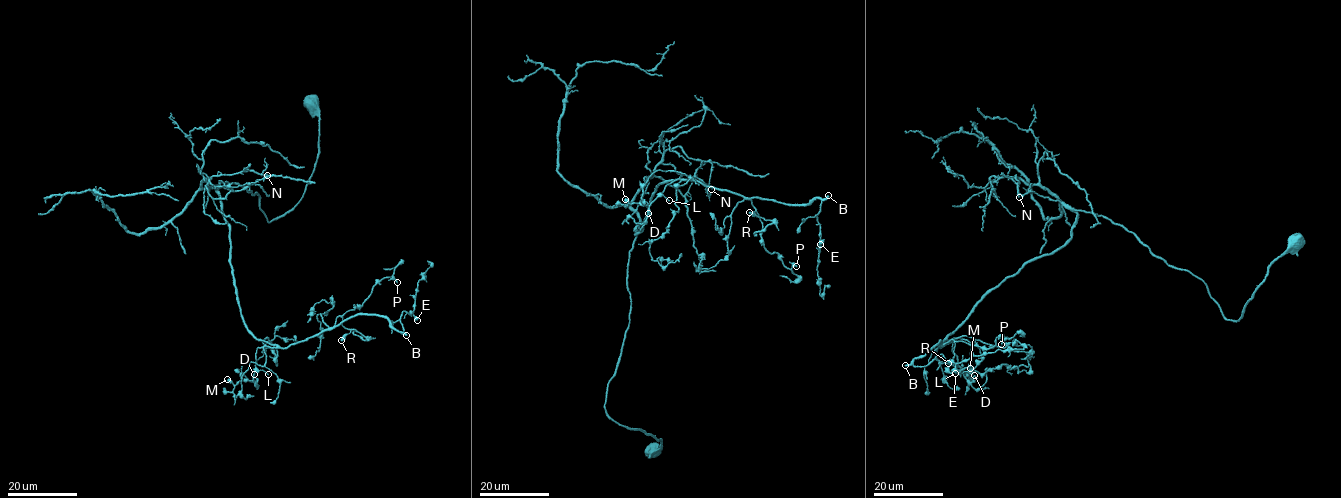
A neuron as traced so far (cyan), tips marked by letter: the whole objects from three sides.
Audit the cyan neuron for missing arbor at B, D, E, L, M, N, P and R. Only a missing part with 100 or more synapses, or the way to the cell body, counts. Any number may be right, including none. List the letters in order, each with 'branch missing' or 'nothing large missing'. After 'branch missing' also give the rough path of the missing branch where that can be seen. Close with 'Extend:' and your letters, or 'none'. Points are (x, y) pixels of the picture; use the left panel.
B: branch missing
D: nothing large missing
E: nothing large missing
L: nothing large missing
M: nothing large missing
N: nothing large missing
P: nothing large missing
R: nothing large missing
Extend: B

